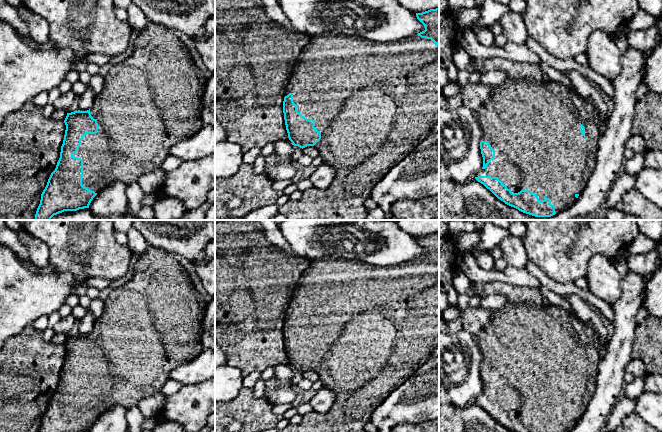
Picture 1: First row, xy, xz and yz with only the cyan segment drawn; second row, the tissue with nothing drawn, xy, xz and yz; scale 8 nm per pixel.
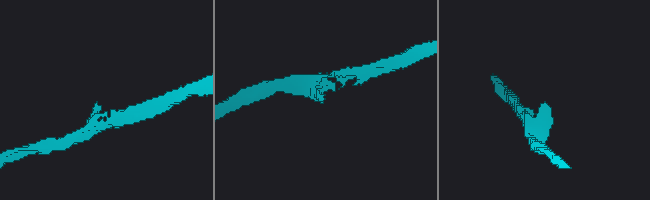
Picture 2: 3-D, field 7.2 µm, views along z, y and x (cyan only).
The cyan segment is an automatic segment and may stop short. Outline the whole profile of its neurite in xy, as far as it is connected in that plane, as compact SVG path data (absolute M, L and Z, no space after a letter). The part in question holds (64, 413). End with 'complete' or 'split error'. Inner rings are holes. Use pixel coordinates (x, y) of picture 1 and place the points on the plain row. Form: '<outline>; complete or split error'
M147 245L145 251L137 259L132 278L126 284L110 291L105 300L104 311L95 321L93 330L87 335L78 334L67 337L64 344L66 354L61 370L60 382L41 418L38 432L89 432L93 422L109 408L115 405L122 405L126 409L129 409L137 406L145 397L159 392L170 379L170 373L176 366L192 360L204 350L201 346L200 335L202 333L202 319L206 304L207 301L205 301L203 296L194 288L186 270L183 268L182 264L173 257L172 253Z; split error

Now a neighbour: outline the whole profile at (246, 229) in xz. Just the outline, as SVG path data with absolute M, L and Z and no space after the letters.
M215 220L215 341L225 352L227 364L239 368L243 377L252 372L261 373L268 367L276 367L279 364L289 364L283 337L285 315L297 282L303 271L310 264L311 260L294 257L281 248L271 244L265 238L262 226L258 220Z

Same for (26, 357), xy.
M32 324L0 349L0 432L38 432L41 418L60 382L66 349L43 339Z

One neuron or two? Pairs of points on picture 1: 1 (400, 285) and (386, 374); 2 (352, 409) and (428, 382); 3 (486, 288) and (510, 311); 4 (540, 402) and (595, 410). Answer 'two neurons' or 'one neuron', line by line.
1: one neuron
2: two neurons
3: two neurons
4: two neurons

